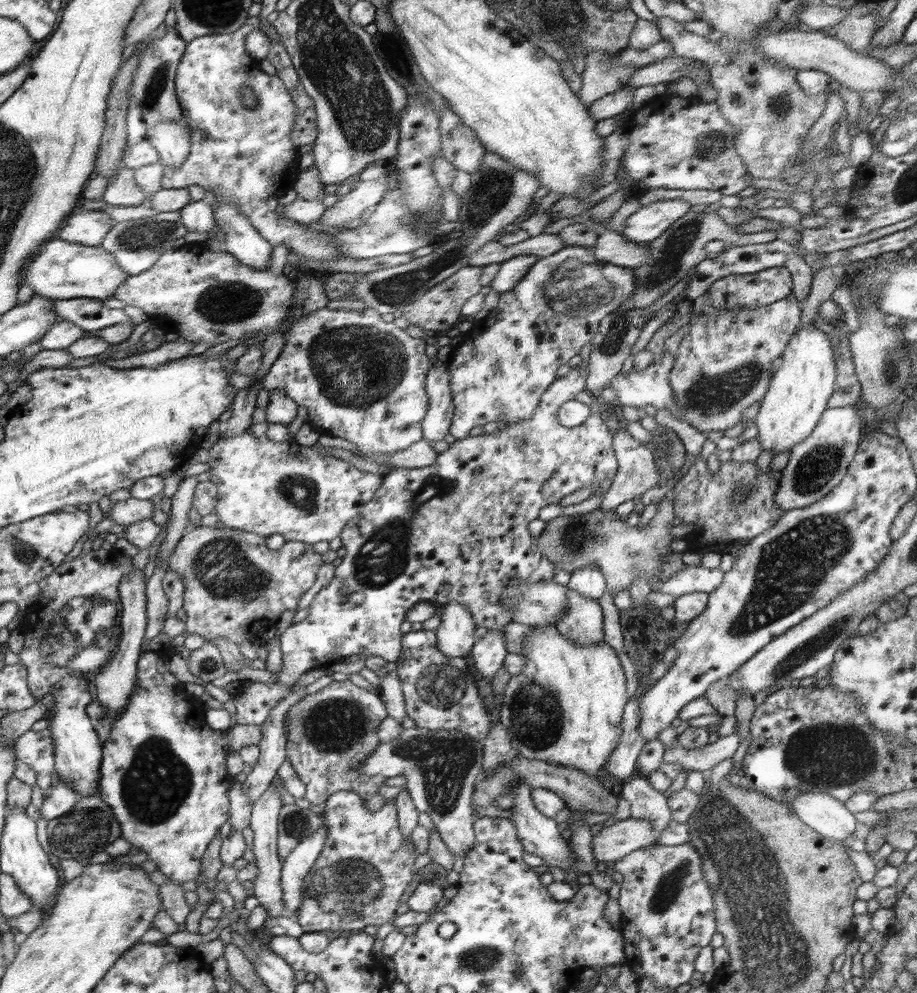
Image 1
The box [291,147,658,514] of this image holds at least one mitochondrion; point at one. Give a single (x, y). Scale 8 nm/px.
(338, 358)

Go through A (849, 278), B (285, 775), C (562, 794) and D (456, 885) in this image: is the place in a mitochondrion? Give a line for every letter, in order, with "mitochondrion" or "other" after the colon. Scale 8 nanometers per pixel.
A: other
B: other
C: other
D: other

